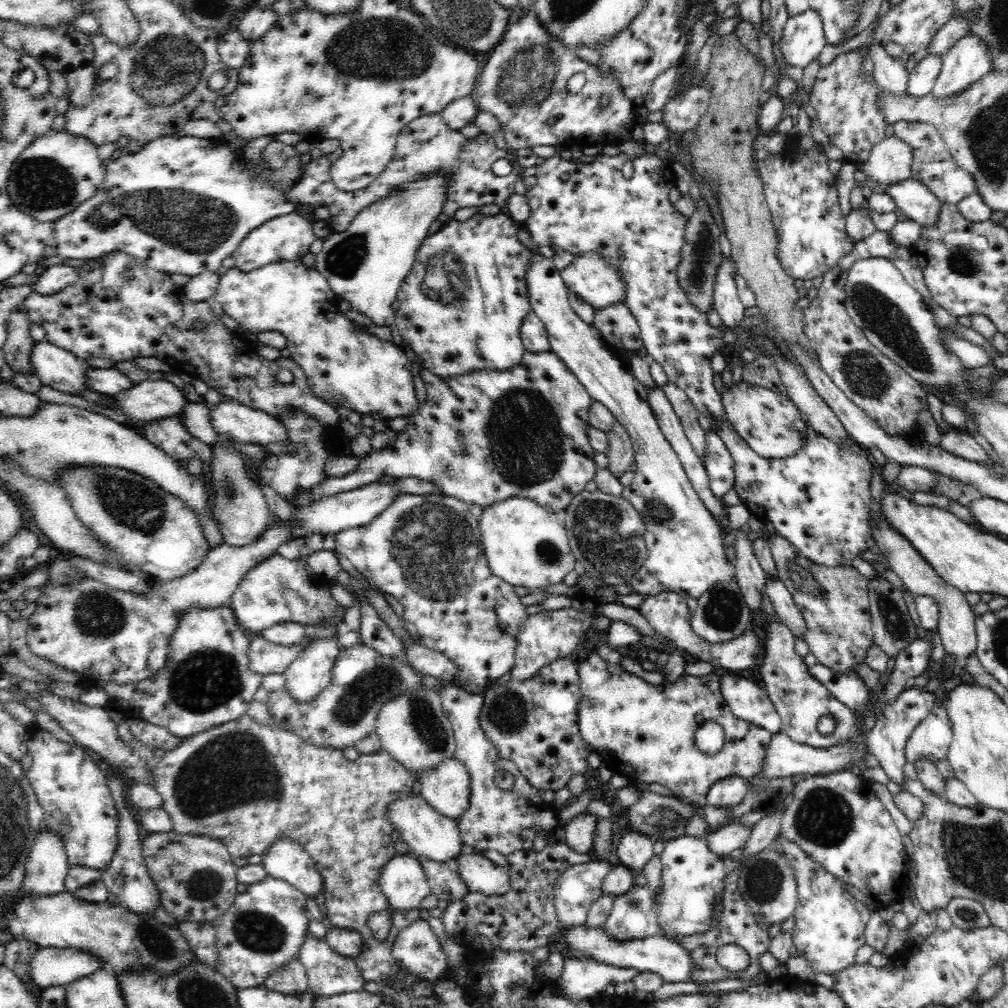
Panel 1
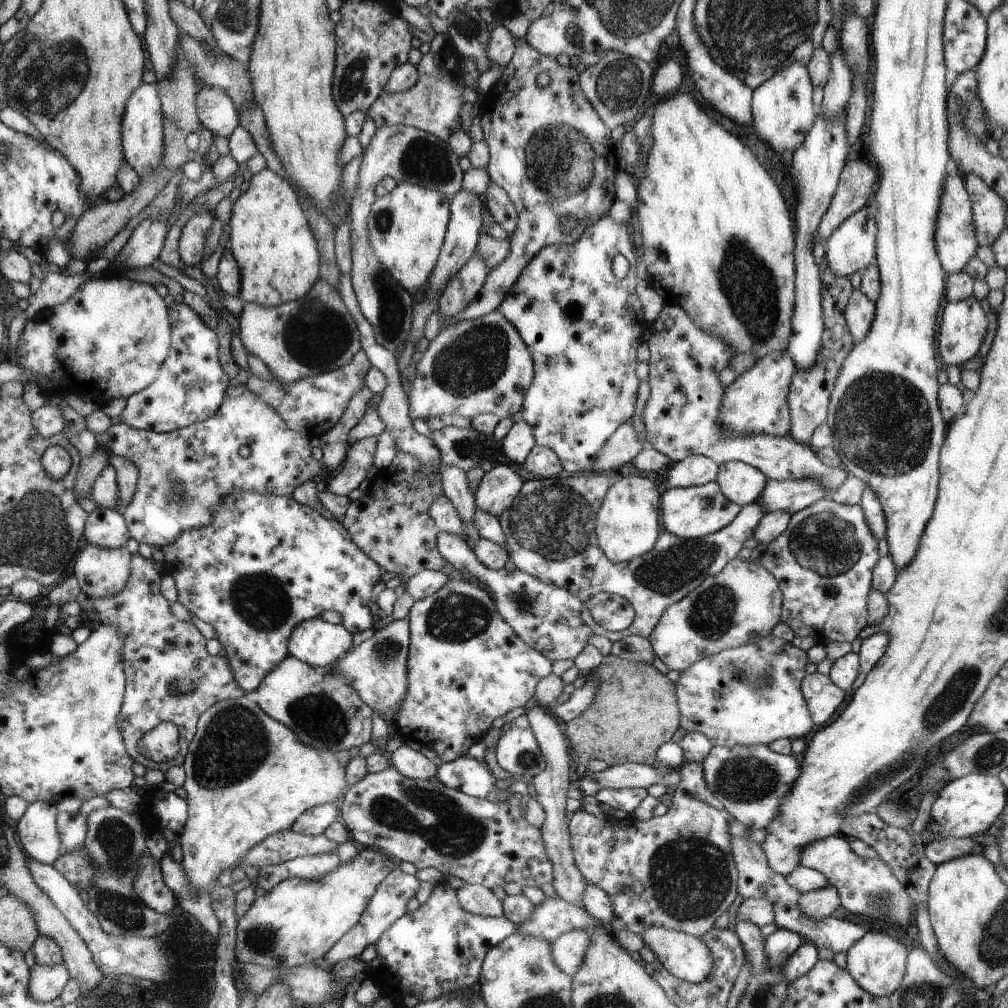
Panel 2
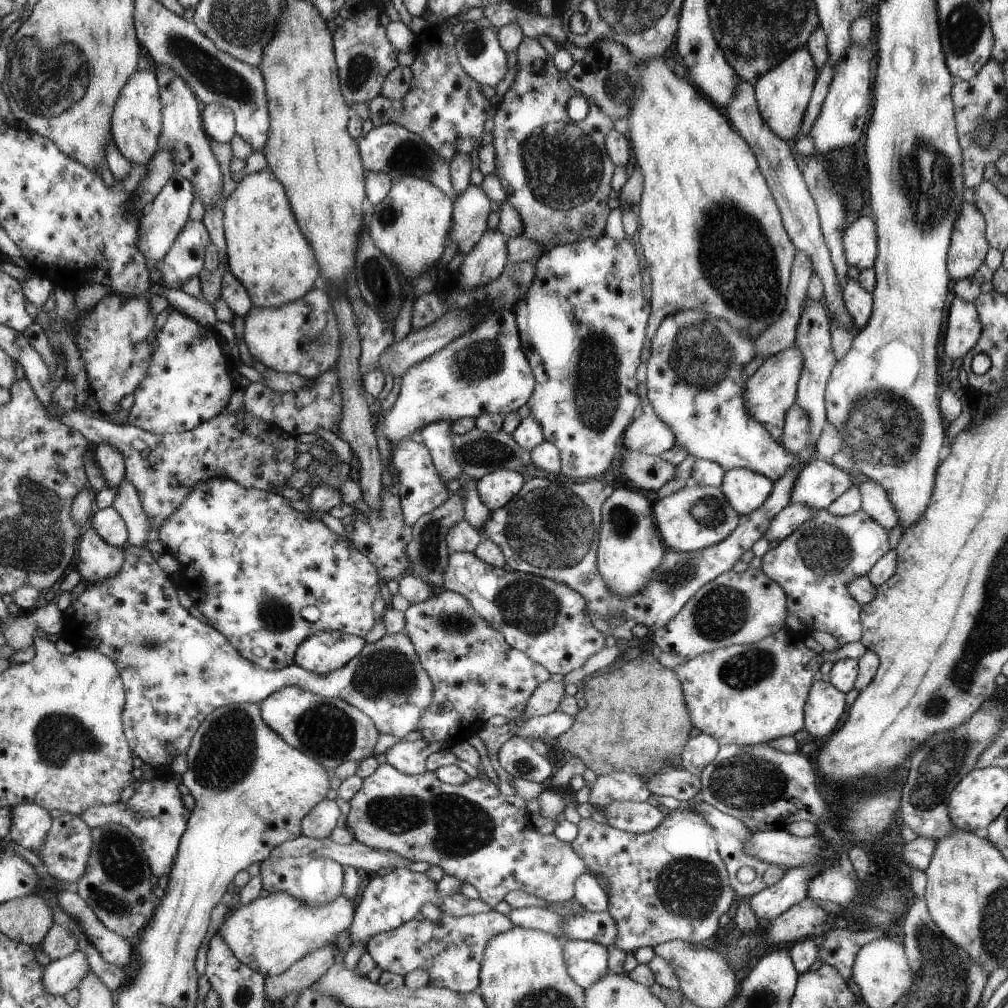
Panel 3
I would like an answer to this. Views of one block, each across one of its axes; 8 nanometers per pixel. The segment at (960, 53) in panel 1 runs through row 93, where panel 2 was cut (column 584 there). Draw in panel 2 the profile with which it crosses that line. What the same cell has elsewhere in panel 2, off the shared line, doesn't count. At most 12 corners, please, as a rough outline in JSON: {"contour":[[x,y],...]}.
{"contour":[[582,929],[551,941],[556,966],[574,976],[590,944]]}

